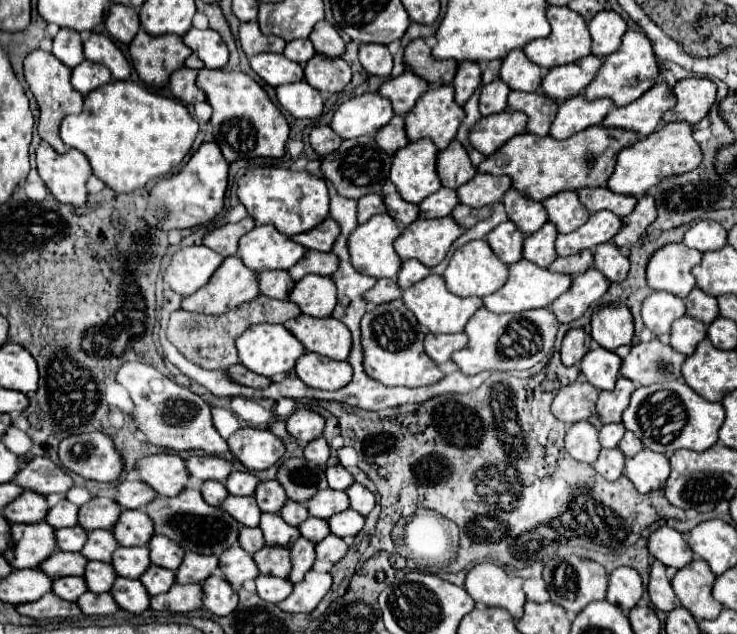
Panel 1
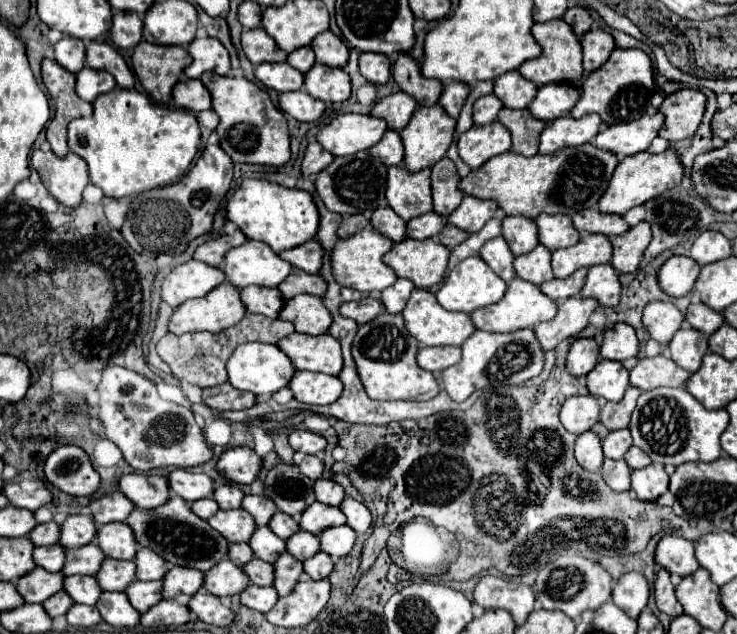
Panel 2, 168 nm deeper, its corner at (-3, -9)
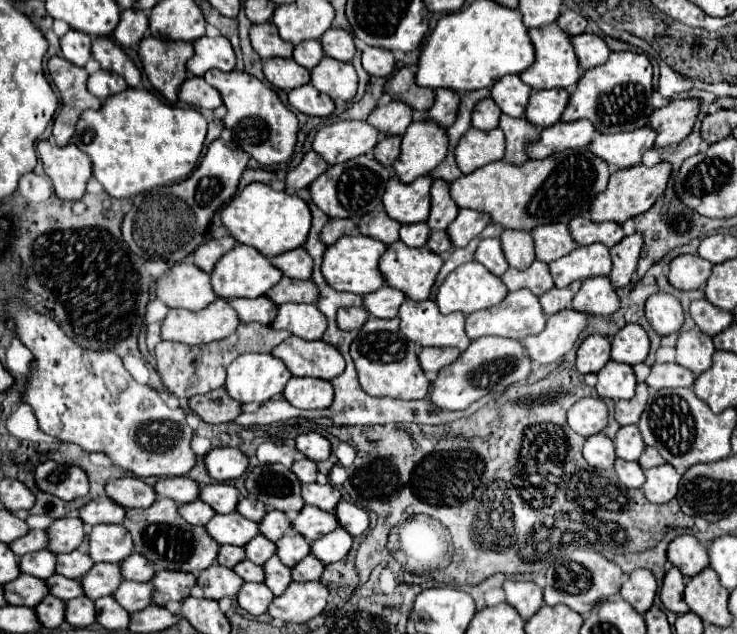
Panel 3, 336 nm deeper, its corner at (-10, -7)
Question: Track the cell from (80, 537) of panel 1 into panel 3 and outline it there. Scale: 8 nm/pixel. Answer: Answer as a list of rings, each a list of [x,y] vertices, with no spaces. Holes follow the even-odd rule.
[[[48,549],[22,555],[20,557],[20,569],[22,569],[22,573],[30,573],[34,577],[48,579],[56,573],[56,555],[50,553]]]

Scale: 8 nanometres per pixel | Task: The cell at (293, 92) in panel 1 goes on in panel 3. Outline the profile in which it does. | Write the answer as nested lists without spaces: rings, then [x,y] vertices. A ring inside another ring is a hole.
[[[310,83],[302,85],[298,89],[292,89],[288,93],[288,101],[294,109],[298,109],[304,115],[316,115],[316,117],[326,117],[334,111],[334,103],[328,95],[316,91]]]

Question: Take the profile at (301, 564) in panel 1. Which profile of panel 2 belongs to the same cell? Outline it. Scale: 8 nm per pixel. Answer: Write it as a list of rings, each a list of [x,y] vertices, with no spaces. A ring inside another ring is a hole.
[[[283,553],[279,555],[279,559],[273,563],[275,567],[275,583],[273,583],[273,589],[283,597],[283,595],[289,595],[293,585],[301,579],[303,575],[303,565],[301,561],[293,559],[289,553]]]

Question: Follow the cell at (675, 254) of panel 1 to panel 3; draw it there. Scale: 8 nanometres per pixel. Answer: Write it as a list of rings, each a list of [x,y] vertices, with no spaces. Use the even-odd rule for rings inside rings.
[[[680,255],[680,257],[672,259],[672,263],[670,263],[668,281],[676,289],[690,291],[690,289],[702,287],[706,283],[710,271],[712,271],[710,261],[706,261],[698,255]]]

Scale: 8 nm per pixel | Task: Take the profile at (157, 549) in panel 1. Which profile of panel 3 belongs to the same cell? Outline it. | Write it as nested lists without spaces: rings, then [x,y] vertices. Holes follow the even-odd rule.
[[[132,553],[130,557],[126,557],[126,561],[122,561],[120,567],[122,567],[124,579],[130,579],[130,581],[150,581],[156,575],[154,563],[142,557],[140,553]]]

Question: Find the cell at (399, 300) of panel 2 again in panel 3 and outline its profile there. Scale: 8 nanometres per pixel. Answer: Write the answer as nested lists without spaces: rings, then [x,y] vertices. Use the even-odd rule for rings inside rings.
[[[384,285],[382,289],[370,293],[364,297],[364,307],[370,311],[370,315],[380,317],[380,319],[392,319],[398,315],[398,309],[402,301],[406,299],[404,293],[400,293],[394,287]]]

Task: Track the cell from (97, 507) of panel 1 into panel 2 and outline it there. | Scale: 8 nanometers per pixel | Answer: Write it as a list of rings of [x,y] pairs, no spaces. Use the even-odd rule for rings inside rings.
[[[71,515],[61,523],[61,537],[59,545],[65,549],[83,547],[95,539],[95,523],[91,515]]]

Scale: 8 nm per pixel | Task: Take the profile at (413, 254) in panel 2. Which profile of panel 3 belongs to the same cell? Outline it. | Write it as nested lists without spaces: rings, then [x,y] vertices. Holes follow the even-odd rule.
[[[398,241],[398,243],[390,245],[386,249],[386,253],[382,255],[380,271],[390,287],[404,291],[404,295],[414,301],[424,301],[432,293],[432,287],[434,287],[434,281],[436,281],[436,275],[438,275],[442,263],[444,263],[444,259],[438,253],[432,253],[428,247],[408,247],[402,241]]]

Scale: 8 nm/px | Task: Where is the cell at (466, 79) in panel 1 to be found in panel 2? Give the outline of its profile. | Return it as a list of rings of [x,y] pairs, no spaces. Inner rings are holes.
[[[445,83],[443,93],[439,97],[439,105],[453,117],[459,117],[459,111],[469,95],[469,87],[465,83]]]

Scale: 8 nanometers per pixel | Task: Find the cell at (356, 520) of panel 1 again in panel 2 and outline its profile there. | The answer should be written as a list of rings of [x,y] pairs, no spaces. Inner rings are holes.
[[[347,525],[331,527],[319,535],[319,551],[331,557],[343,557],[351,551],[351,547],[355,545],[355,539],[357,539],[357,533],[351,527]]]

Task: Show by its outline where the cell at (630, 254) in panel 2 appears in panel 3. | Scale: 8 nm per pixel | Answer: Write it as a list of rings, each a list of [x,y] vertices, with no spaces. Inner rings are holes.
[[[634,233],[630,237],[624,237],[620,243],[616,243],[610,249],[610,255],[612,255],[610,281],[614,287],[624,287],[632,281],[632,275],[638,269],[642,245],[644,245],[642,233]]]

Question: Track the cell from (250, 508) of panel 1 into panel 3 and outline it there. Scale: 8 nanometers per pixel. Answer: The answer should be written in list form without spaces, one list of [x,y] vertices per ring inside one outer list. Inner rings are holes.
[[[240,513],[214,515],[206,529],[220,545],[246,545],[254,535],[258,535],[258,523],[242,517]]]

